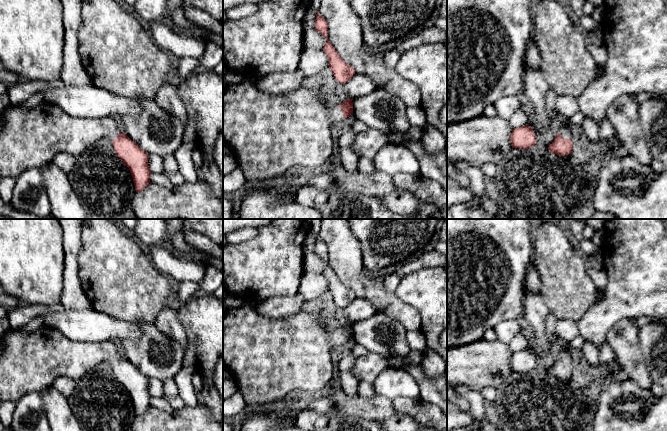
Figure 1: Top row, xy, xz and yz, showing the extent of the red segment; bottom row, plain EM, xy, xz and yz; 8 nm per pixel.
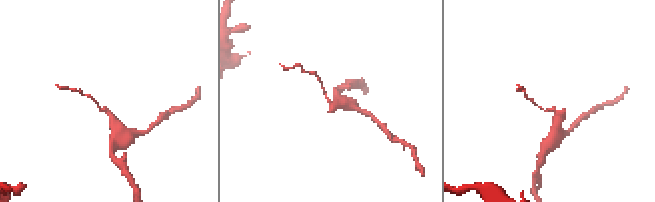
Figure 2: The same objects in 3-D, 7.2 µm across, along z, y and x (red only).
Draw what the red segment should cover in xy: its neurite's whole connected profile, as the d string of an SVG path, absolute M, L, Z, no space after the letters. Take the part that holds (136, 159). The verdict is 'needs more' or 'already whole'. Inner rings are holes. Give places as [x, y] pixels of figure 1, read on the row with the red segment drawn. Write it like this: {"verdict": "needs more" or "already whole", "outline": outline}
{"verdict": "needs more", "outline": "M42 101L31 109L9 105L0 113L0 175L17 178L29 168L41 167L52 161L59 152L78 157L82 152L100 140L108 138L113 142L116 155L129 168L136 192L150 183L151 171L148 153L142 150L125 133L120 133L116 118L82 118L68 115L58 105Z"}

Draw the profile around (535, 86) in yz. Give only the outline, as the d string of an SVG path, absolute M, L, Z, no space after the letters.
M525 65L523 83L523 92L533 105L528 125L537 132L545 132L550 122L546 104L546 94L549 86L541 69Z

